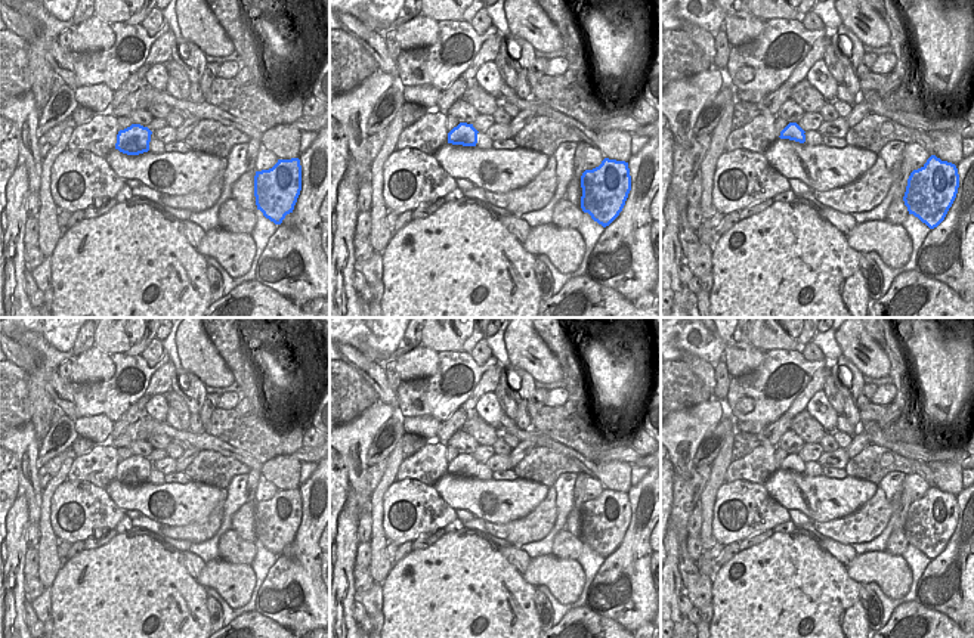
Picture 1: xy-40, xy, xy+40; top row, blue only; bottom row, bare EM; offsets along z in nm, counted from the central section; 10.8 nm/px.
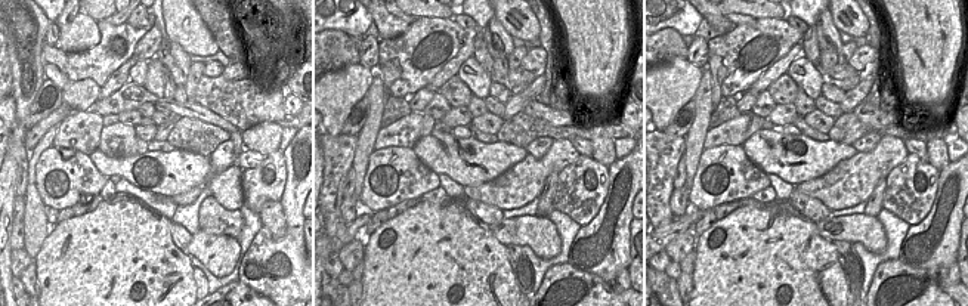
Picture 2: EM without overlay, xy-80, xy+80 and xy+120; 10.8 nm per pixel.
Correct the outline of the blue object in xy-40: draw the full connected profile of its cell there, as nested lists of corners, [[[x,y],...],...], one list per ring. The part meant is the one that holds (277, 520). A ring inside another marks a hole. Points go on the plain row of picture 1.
[[[299,489],[278,490],[269,499],[256,502],[254,527],[257,541],[275,555],[293,543],[302,521],[302,496]]]

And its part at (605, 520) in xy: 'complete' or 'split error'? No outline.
complete

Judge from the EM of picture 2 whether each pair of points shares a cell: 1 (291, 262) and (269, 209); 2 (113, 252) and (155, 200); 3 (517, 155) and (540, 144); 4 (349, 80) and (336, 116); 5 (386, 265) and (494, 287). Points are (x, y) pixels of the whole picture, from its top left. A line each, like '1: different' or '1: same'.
1: different
2: different
3: different
4: same
5: same

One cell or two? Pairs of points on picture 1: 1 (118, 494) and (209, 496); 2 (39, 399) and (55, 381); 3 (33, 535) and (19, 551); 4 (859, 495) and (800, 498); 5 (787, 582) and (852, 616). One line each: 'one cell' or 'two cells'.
1: one cell
2: two cells
3: two cells
4: one cell
5: one cell

